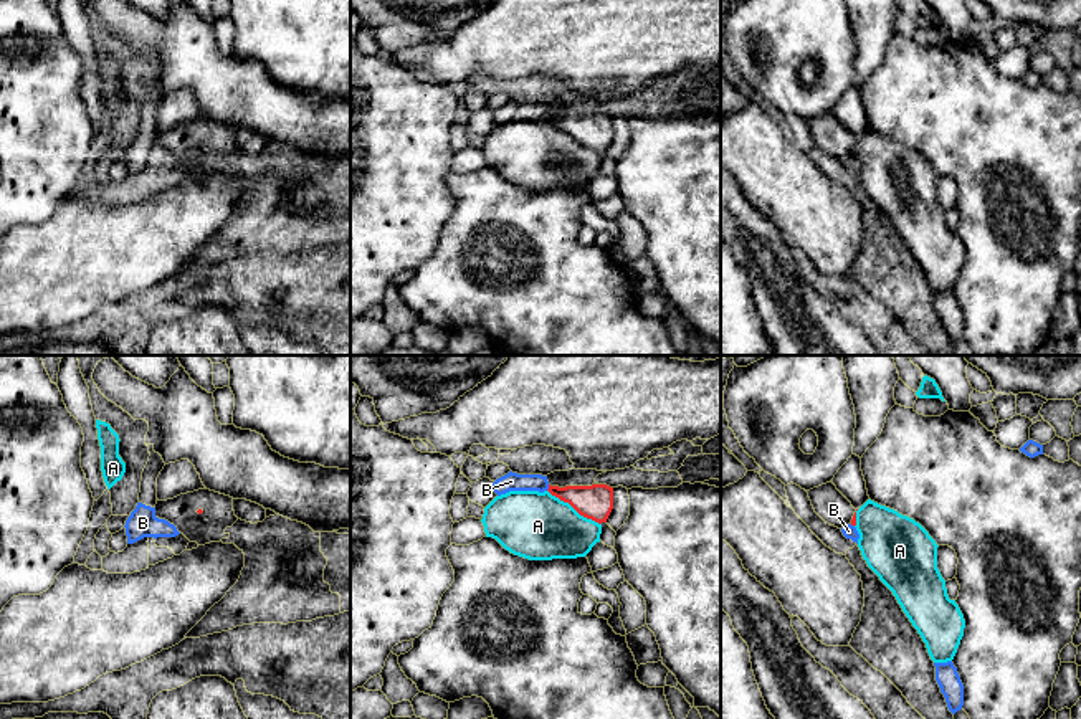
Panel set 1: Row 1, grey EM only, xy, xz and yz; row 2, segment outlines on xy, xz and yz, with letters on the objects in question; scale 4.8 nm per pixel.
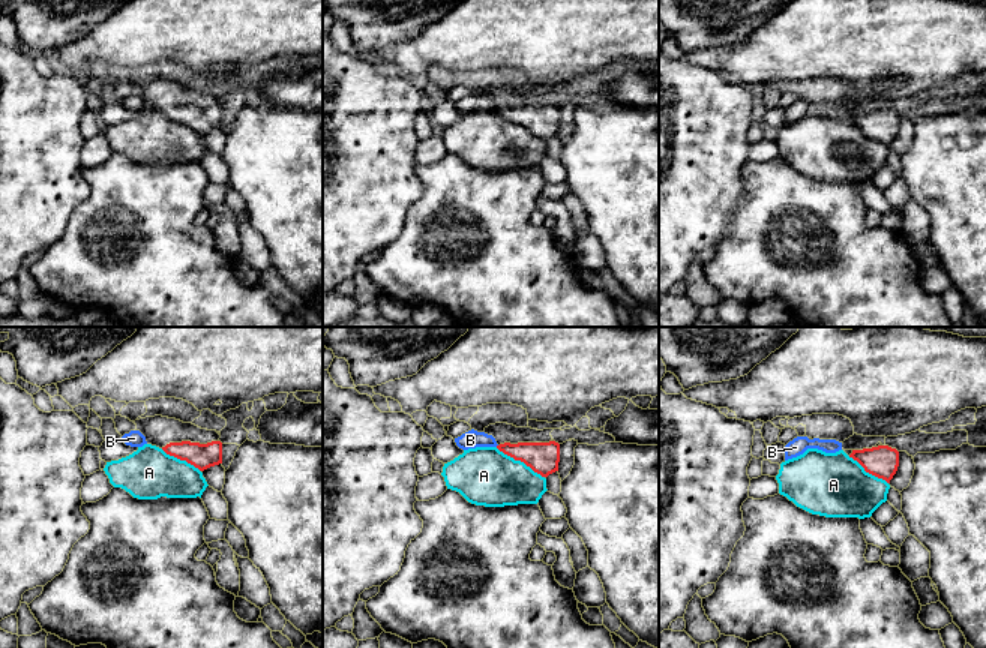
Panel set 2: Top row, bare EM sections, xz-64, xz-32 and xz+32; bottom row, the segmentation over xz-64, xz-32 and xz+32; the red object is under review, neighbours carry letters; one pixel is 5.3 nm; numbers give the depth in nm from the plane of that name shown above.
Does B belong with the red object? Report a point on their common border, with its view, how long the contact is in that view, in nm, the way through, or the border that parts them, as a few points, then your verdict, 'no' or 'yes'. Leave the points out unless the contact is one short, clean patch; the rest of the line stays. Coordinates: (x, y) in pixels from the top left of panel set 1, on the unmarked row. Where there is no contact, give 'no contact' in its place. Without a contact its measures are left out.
meets red in xz at (549, 118); contact 40 nm long; border along xz (549, 114), (546, 119); no

